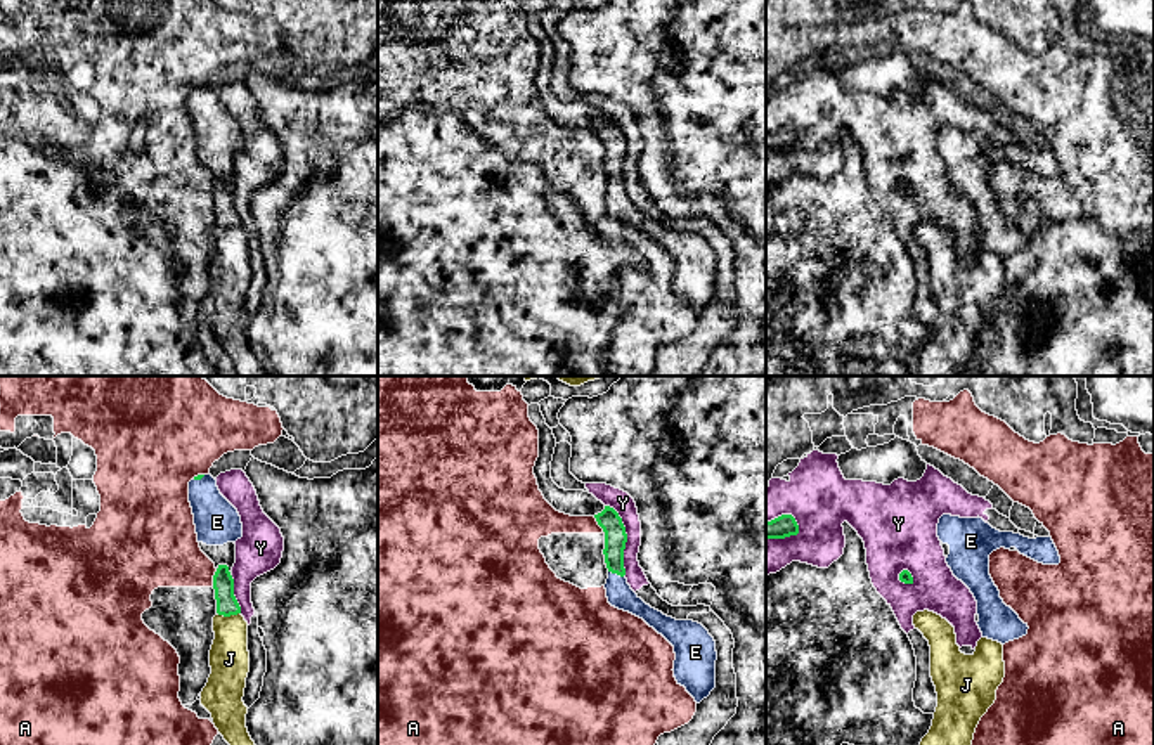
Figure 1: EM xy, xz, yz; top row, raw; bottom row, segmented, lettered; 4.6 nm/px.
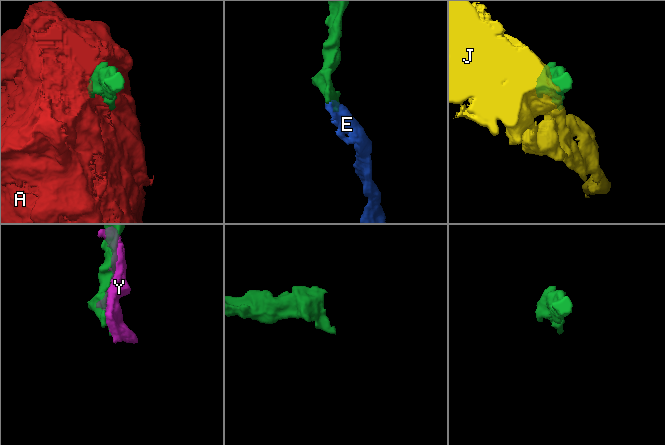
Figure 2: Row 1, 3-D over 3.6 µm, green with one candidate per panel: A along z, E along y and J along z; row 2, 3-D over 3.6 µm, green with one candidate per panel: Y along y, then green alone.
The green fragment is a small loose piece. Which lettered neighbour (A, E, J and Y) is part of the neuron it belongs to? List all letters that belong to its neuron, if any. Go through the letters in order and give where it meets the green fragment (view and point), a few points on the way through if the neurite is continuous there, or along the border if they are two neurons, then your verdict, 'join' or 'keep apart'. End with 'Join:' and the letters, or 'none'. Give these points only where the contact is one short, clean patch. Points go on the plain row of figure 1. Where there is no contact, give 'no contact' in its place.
A: xy (213, 189) | keep apart
E: xz (617, 186) | join
J: xy (229, 227) | keep apart
Y: xz (626, 149) | keep apart
Join: E

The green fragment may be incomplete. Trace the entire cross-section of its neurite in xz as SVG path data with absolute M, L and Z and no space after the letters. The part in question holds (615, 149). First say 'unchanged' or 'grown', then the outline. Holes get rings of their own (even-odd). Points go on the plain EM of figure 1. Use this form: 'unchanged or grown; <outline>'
grown; M605 118L594 130L605 144L603 166L608 180L605 196L608 215L643 230L674 258L674 289L700 315L716 300L717 263L714 249L698 234L676 232L646 217L626 191L624 161L627 146L622 130L610 118Z

